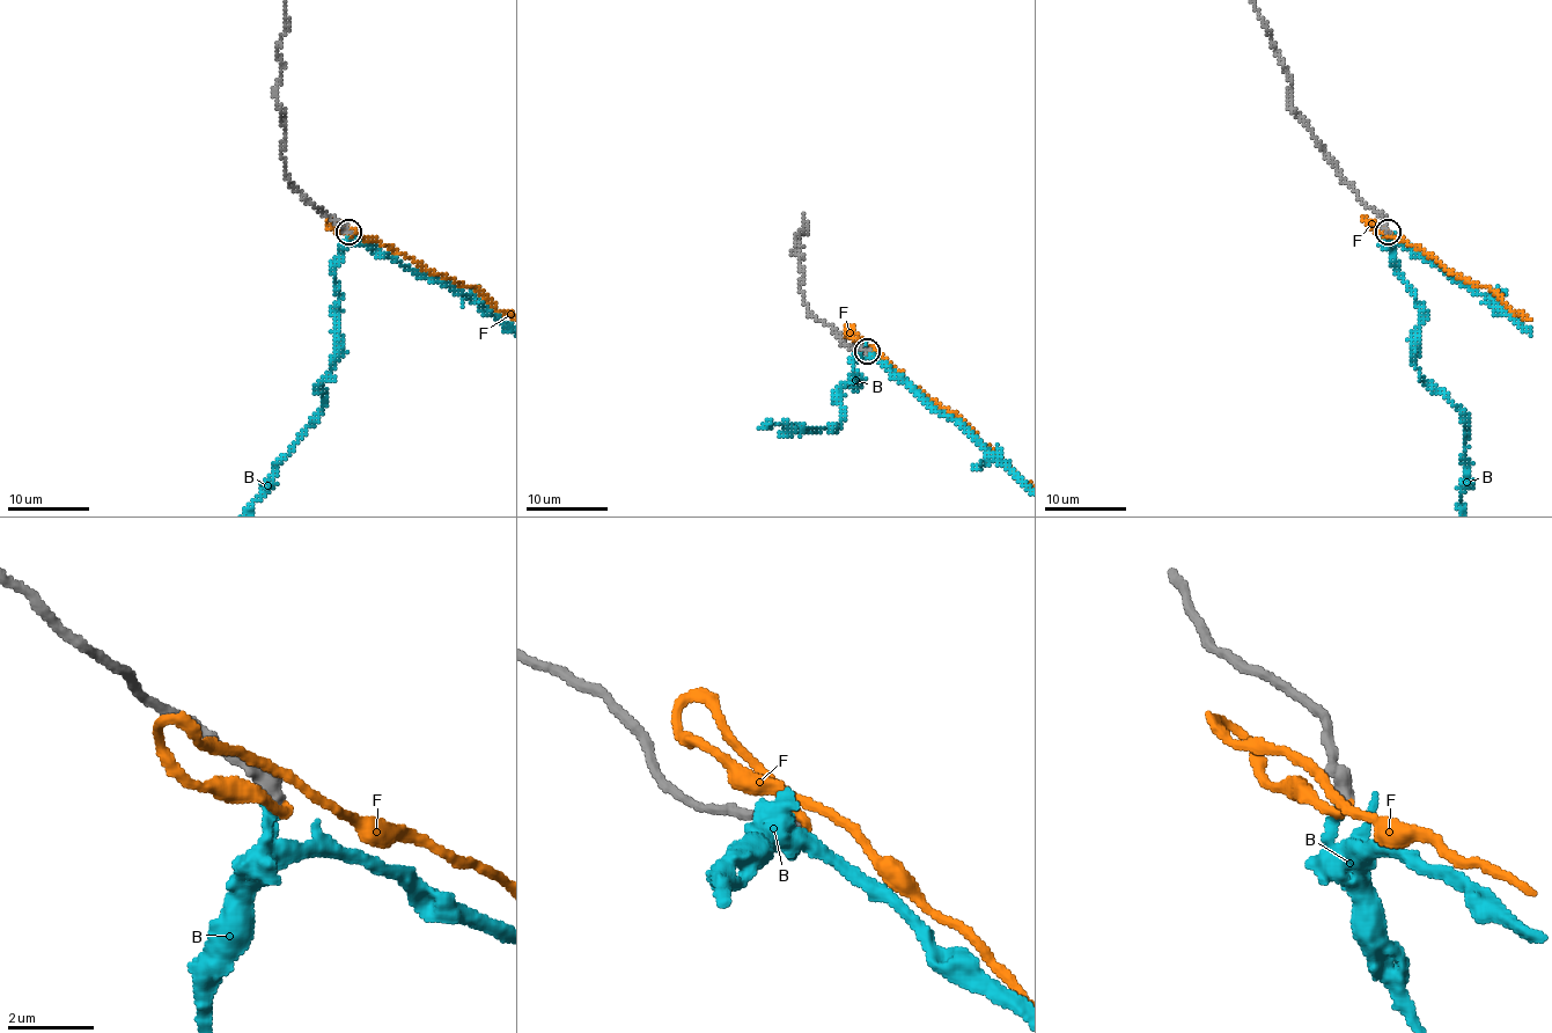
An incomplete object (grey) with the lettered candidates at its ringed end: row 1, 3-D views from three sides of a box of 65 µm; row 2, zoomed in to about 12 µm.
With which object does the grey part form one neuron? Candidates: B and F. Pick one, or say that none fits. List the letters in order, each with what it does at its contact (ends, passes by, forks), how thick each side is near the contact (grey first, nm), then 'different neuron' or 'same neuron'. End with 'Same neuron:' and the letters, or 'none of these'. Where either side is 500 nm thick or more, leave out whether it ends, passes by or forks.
B: it ends | 400/240 nm | different neuron
F: it ends | 400/200 nm | same neuron
Same neuron: F

